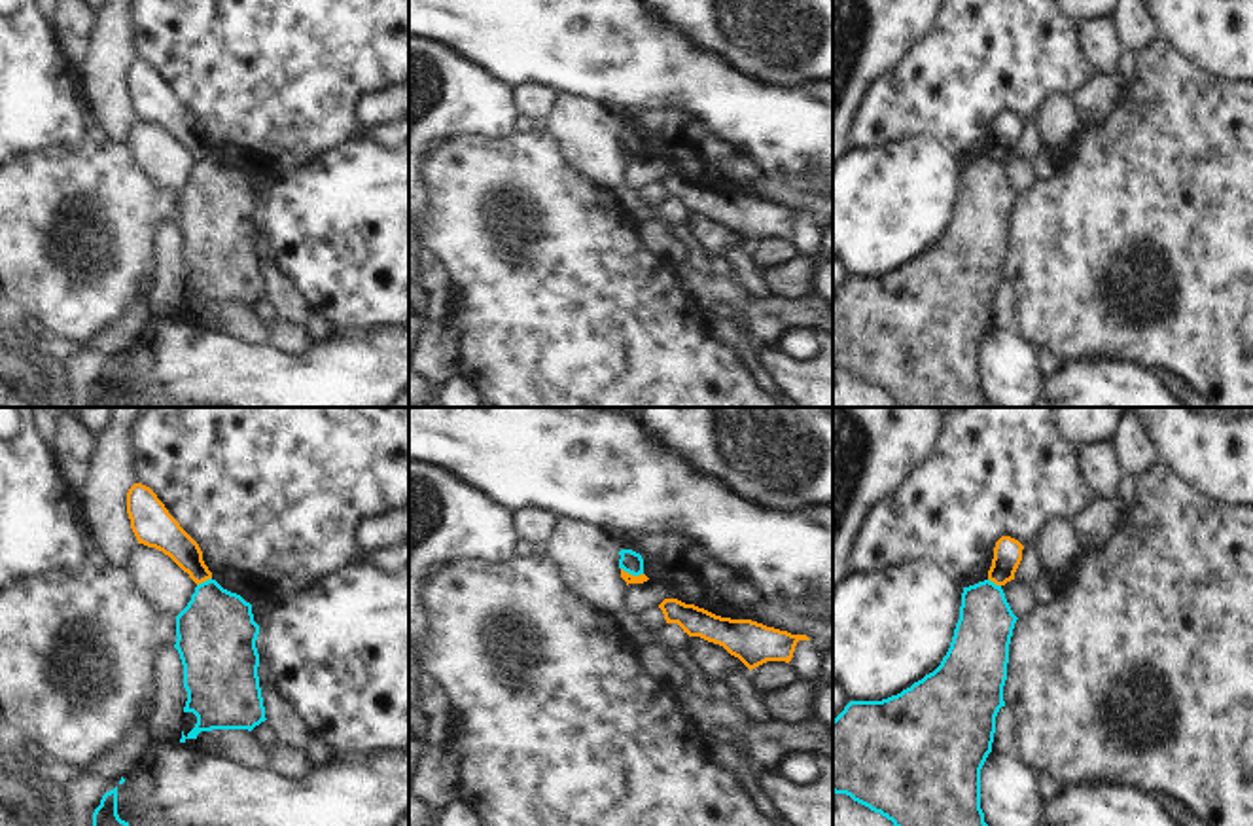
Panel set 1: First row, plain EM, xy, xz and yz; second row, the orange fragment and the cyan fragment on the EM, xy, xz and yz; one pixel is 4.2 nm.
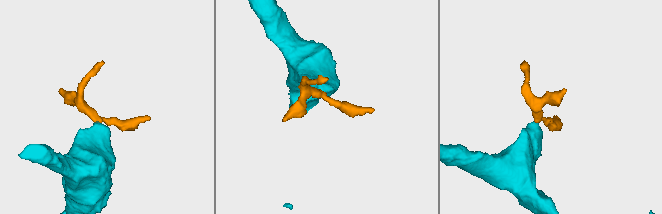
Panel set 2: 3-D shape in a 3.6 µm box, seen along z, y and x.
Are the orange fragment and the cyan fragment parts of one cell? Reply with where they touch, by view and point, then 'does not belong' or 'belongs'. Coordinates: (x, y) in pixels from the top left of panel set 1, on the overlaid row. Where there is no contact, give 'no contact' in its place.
meets orange in xz at (631, 574); does not belong

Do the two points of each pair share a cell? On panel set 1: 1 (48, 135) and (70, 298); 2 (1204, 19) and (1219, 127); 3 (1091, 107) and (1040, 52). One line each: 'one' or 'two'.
1: two
2: two
3: two

